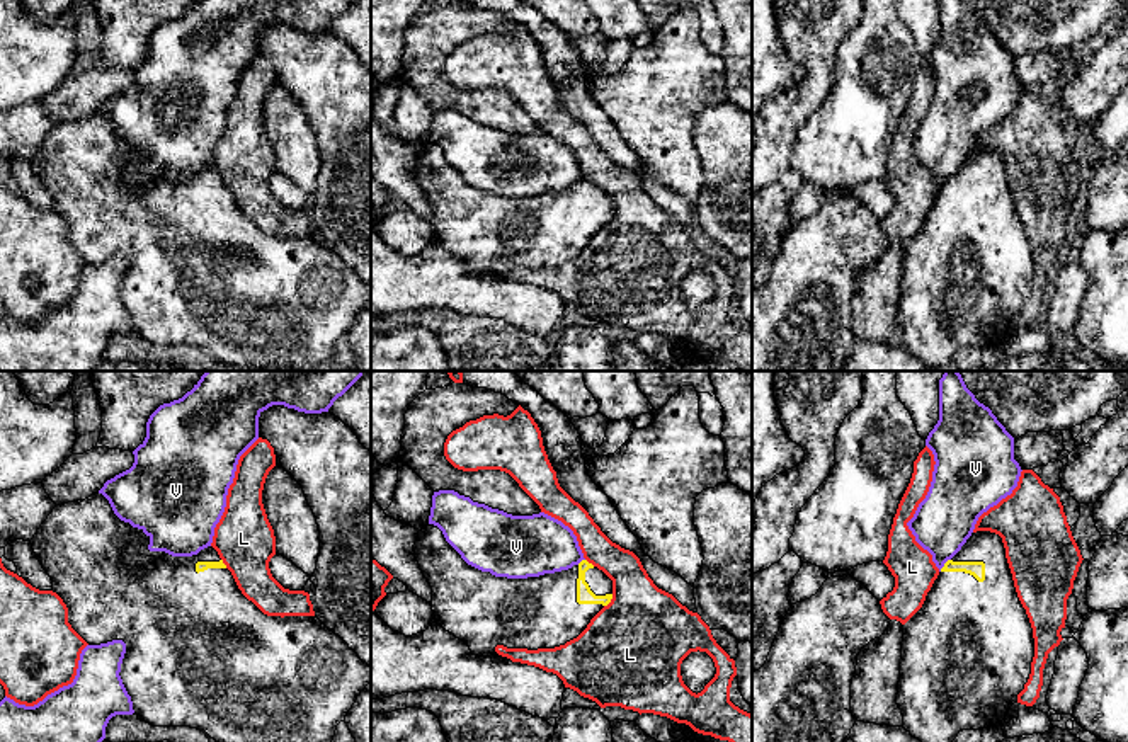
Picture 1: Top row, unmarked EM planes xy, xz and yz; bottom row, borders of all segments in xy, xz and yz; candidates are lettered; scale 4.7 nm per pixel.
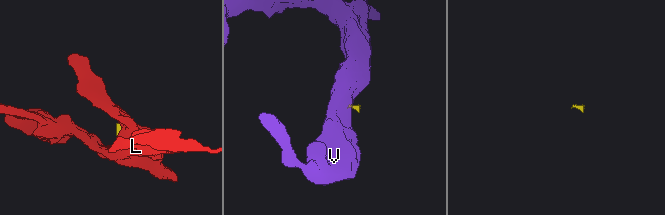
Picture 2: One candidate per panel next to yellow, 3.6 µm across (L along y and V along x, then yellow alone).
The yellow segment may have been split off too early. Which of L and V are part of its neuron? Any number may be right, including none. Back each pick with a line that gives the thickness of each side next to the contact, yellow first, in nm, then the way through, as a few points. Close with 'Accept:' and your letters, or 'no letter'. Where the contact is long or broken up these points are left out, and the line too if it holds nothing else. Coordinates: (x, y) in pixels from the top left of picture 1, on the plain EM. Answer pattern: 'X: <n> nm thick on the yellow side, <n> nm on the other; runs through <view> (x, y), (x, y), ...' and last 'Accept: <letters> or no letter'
Accept: no letter

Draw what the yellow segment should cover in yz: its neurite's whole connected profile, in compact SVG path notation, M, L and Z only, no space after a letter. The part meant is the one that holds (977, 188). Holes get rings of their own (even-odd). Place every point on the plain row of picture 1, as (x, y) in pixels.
M977 150L944 182L922 226L903 243L897 323L903 347L926 368L951 362L961 349L1002 340L1031 293L1034 257L1006 177L1002 157Z

